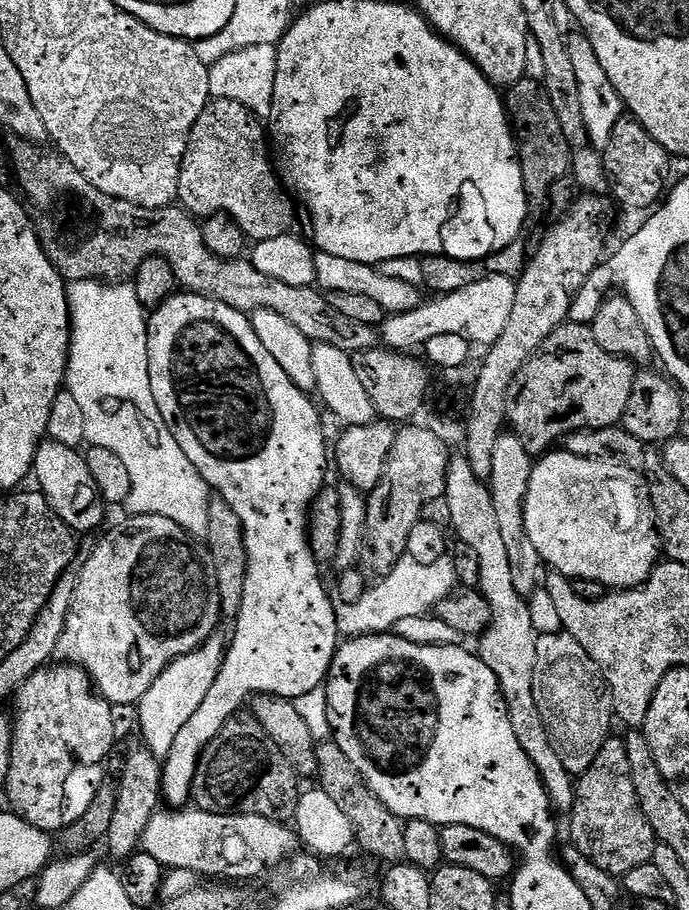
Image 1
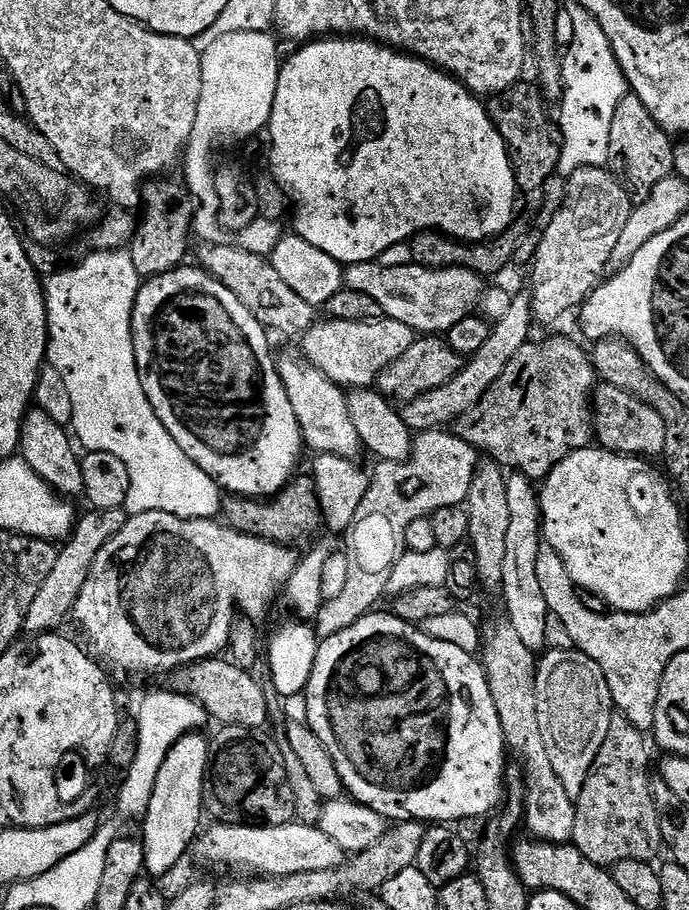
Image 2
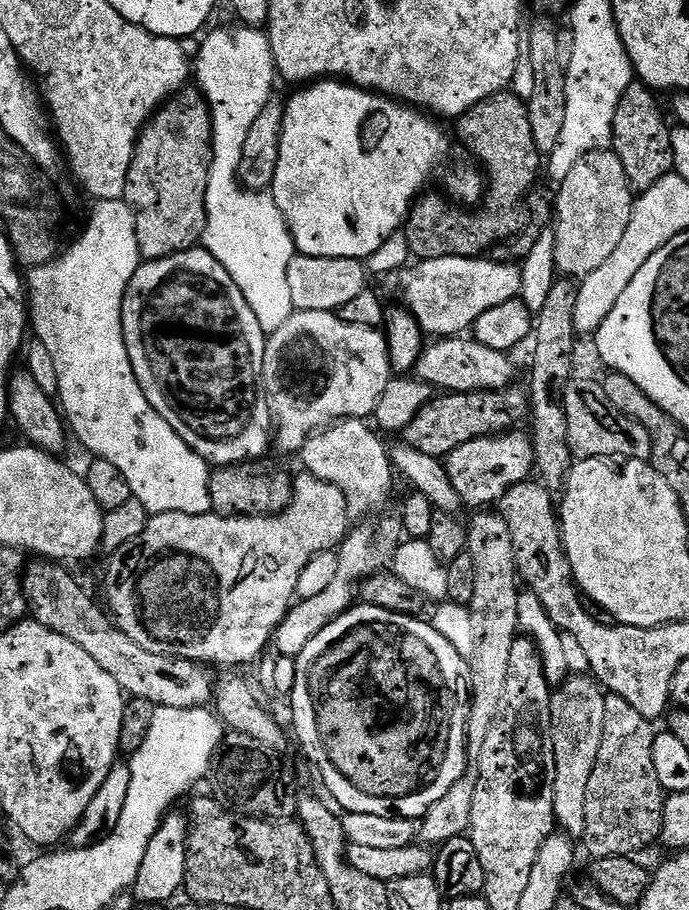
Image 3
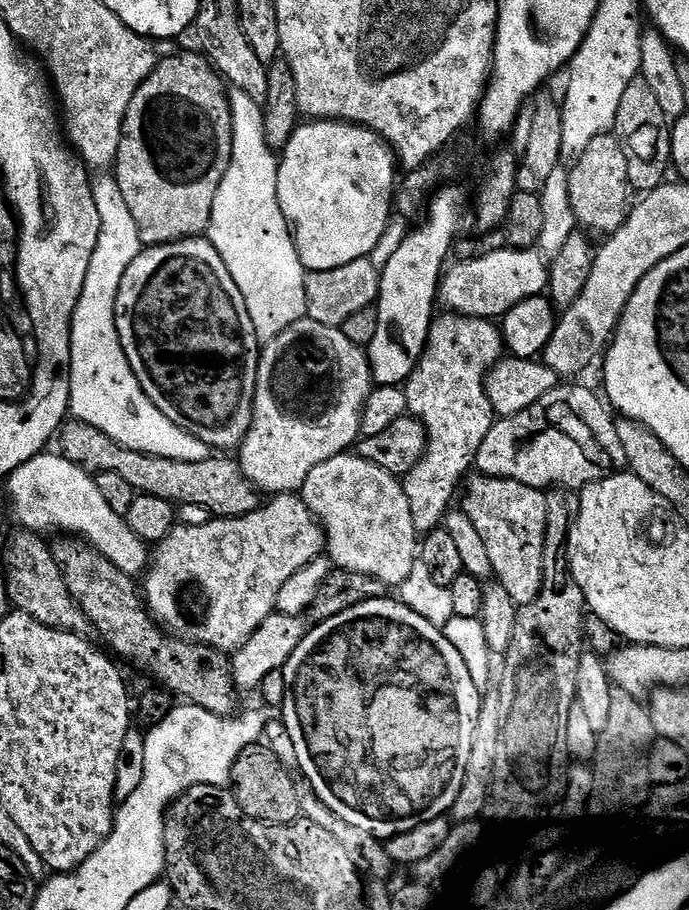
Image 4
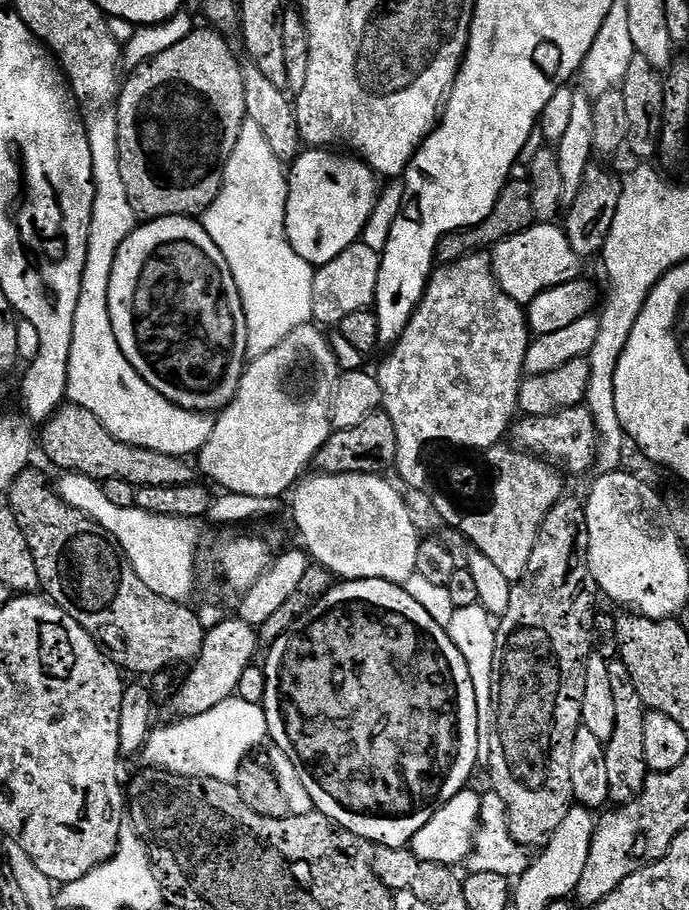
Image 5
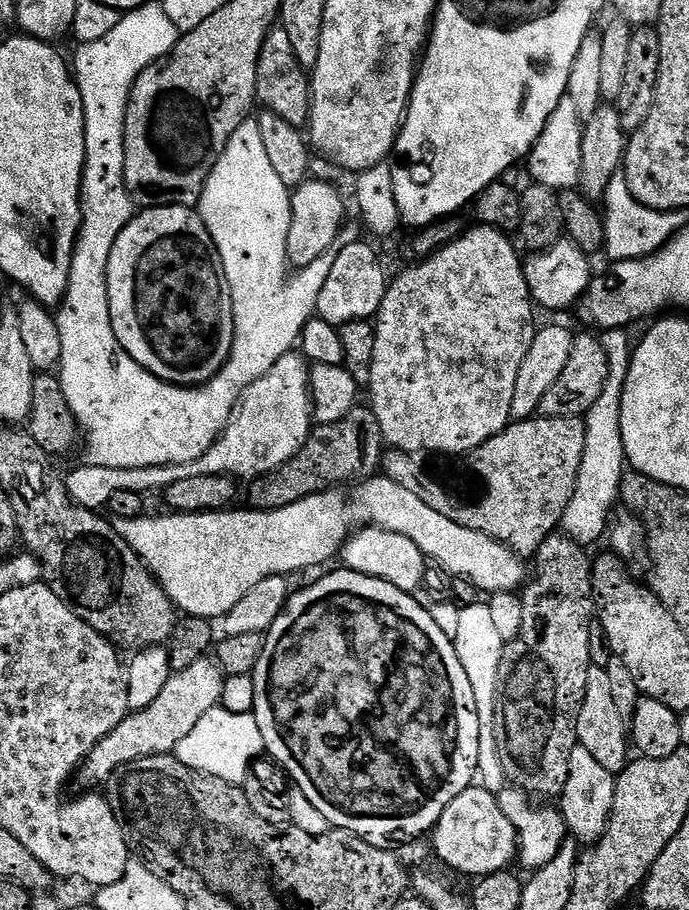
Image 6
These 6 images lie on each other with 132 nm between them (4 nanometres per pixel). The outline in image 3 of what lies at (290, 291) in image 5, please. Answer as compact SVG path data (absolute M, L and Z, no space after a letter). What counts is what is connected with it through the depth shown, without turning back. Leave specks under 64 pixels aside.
M256 26L235 27L214 29L201 42L200 53L194 56L194 80L212 112L212 165L206 186L208 221L204 227L202 244L210 254L214 254L214 258L218 258L218 262L222 262L222 266L226 266L226 274L234 278L238 290L242 290L242 298L246 298L250 310L254 310L258 326L262 326L265 334L270 334L278 330L278 326L284 325L294 311L288 271L292 257L297 255L296 244L292 241L288 223L284 221L284 215L278 210L274 198L267 191L249 192L241 184L239 175L246 134L250 126L254 126L258 114L262 114L262 106L273 99L272 87L278 84L278 73L267 31Z

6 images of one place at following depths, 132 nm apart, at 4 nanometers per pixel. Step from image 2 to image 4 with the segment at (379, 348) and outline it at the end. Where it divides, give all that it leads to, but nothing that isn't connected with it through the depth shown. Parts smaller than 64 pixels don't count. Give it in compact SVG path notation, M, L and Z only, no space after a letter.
M305 318L267 341L260 353L256 375L252 425L238 449L238 463L248 481L265 493L270 492L268 494L295 493L303 489L315 464L321 464L329 456L347 453L351 449L348 447L361 439L360 415L373 387L367 351L350 342L343 327L326 326Z

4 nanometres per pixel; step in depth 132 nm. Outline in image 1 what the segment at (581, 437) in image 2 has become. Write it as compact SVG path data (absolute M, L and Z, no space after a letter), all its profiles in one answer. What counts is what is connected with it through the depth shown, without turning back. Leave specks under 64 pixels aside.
M565 322L550 334L543 348L524 363L522 370L518 370L514 382L510 382L507 427L533 458L555 449L572 432L617 427L626 414L626 402L630 402L637 371L637 365L602 350L589 325Z

